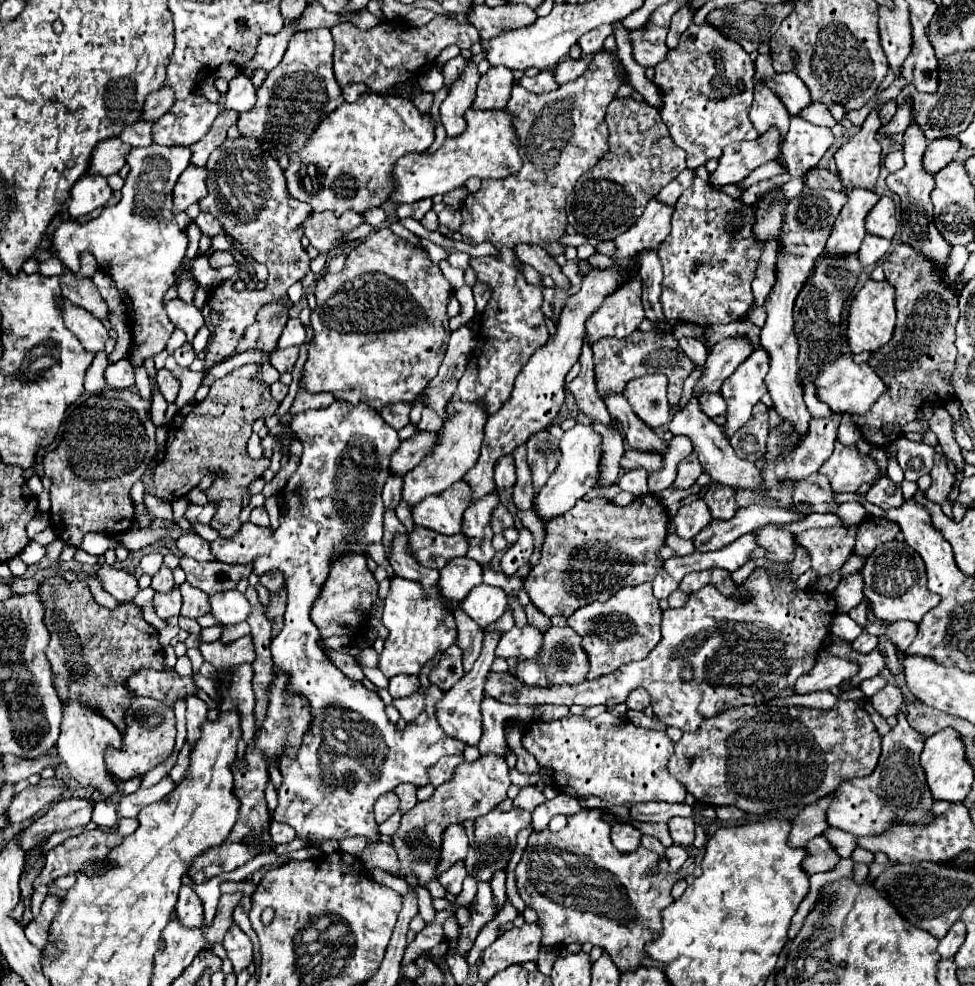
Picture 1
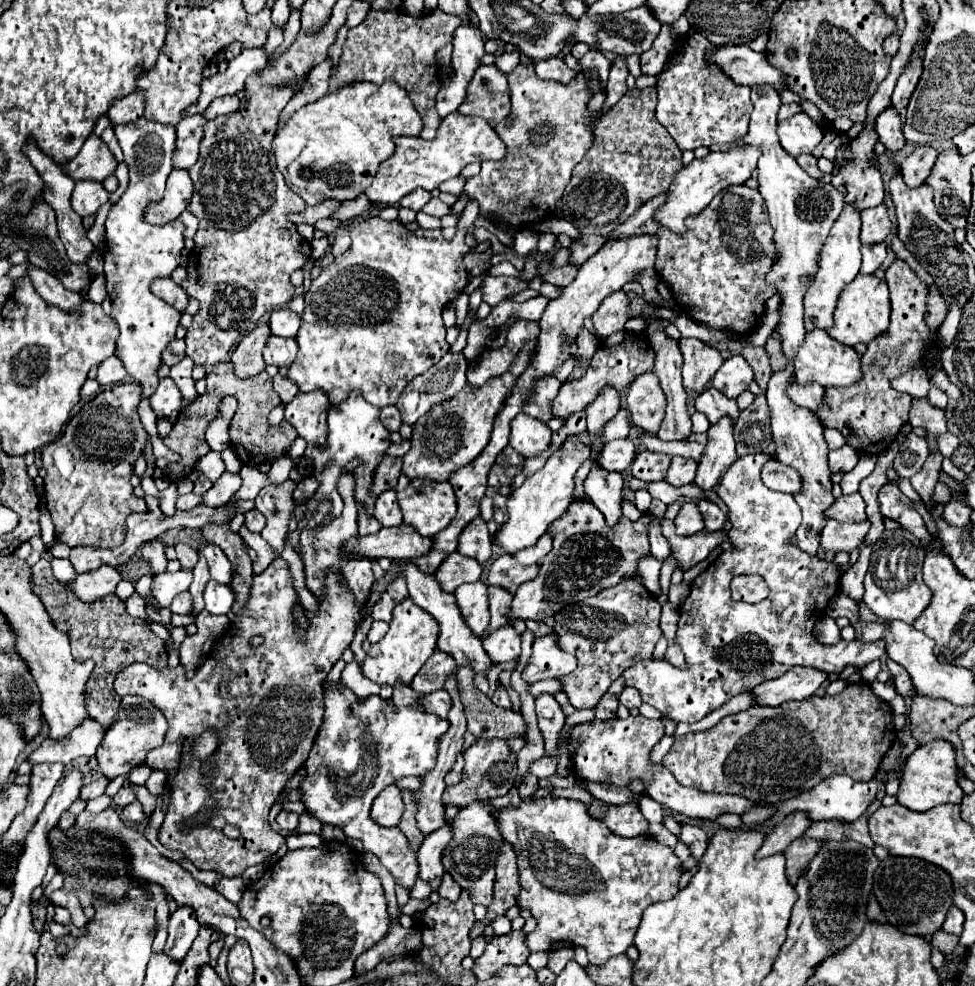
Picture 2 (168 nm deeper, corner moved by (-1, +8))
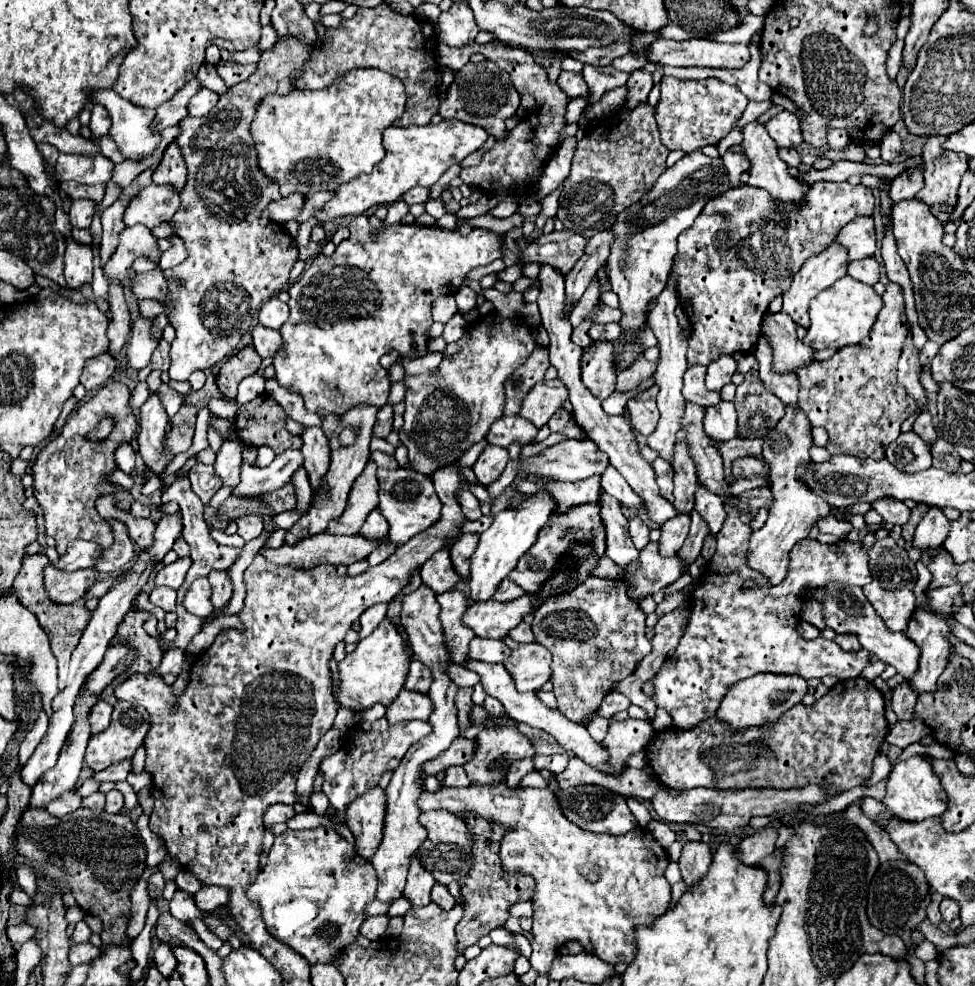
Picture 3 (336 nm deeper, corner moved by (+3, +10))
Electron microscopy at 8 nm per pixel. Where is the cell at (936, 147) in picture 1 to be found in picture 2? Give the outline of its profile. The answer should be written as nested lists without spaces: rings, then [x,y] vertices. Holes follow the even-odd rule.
[[[917,146],[901,164],[899,164],[899,172],[903,174],[903,182],[909,186],[909,188],[919,188],[933,164],[935,164],[935,158],[937,158],[937,150],[929,148],[929,146]]]

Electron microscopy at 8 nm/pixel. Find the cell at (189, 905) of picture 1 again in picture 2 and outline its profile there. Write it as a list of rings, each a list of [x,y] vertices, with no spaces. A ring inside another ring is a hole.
[[[179,906],[169,920],[169,938],[165,942],[167,954],[175,958],[175,962],[181,962],[191,948],[193,940],[199,934],[199,922],[195,920],[195,912],[187,906]]]

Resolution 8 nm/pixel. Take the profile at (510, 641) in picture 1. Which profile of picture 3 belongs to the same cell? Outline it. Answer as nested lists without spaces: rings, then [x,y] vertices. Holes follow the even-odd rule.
[[[477,636],[475,640],[471,640],[471,648],[469,648],[469,656],[467,658],[495,664],[495,662],[503,662],[509,654],[511,654],[511,650],[509,650],[509,646],[503,640]]]

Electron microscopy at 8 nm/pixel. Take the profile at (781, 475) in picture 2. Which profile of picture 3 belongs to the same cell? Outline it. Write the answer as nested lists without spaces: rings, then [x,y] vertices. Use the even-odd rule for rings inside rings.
[[[747,456],[733,462],[733,476],[735,478],[753,478],[753,476],[769,476],[769,468],[761,458]]]

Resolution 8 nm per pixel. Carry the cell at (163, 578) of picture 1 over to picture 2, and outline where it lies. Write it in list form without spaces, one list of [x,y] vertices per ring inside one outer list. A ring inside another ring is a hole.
[[[149,540],[143,544],[143,560],[151,566],[153,574],[159,574],[159,572],[165,572],[165,566],[167,566],[167,558],[165,558],[165,552],[163,552],[165,544],[161,540]]]

